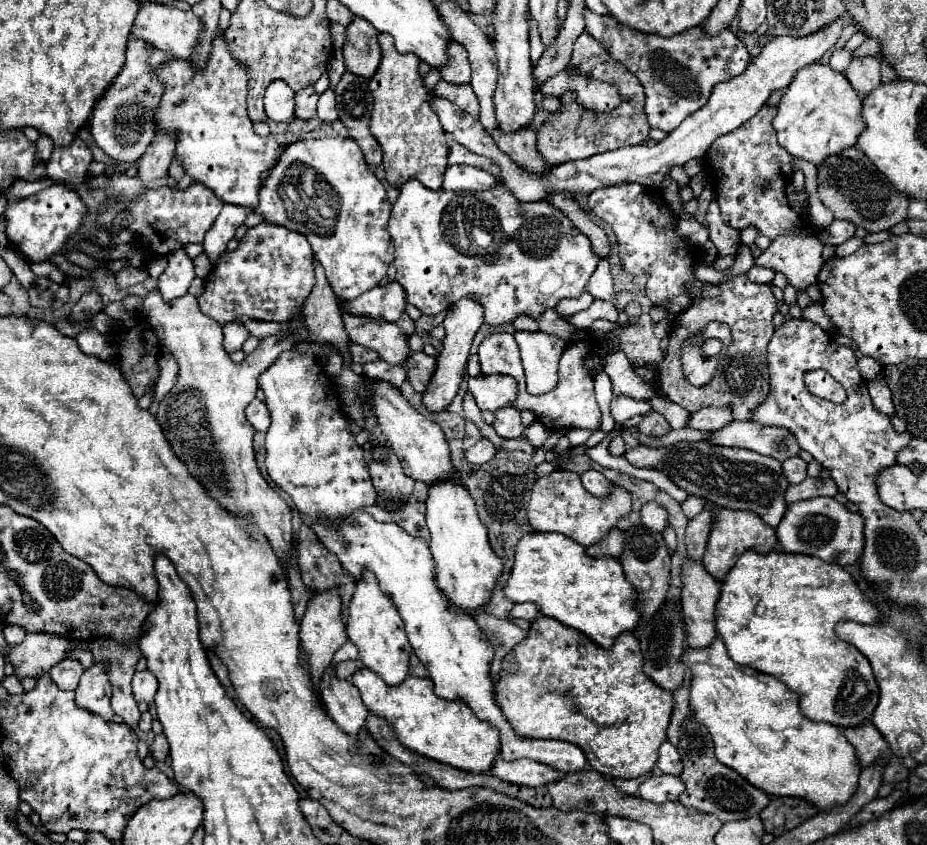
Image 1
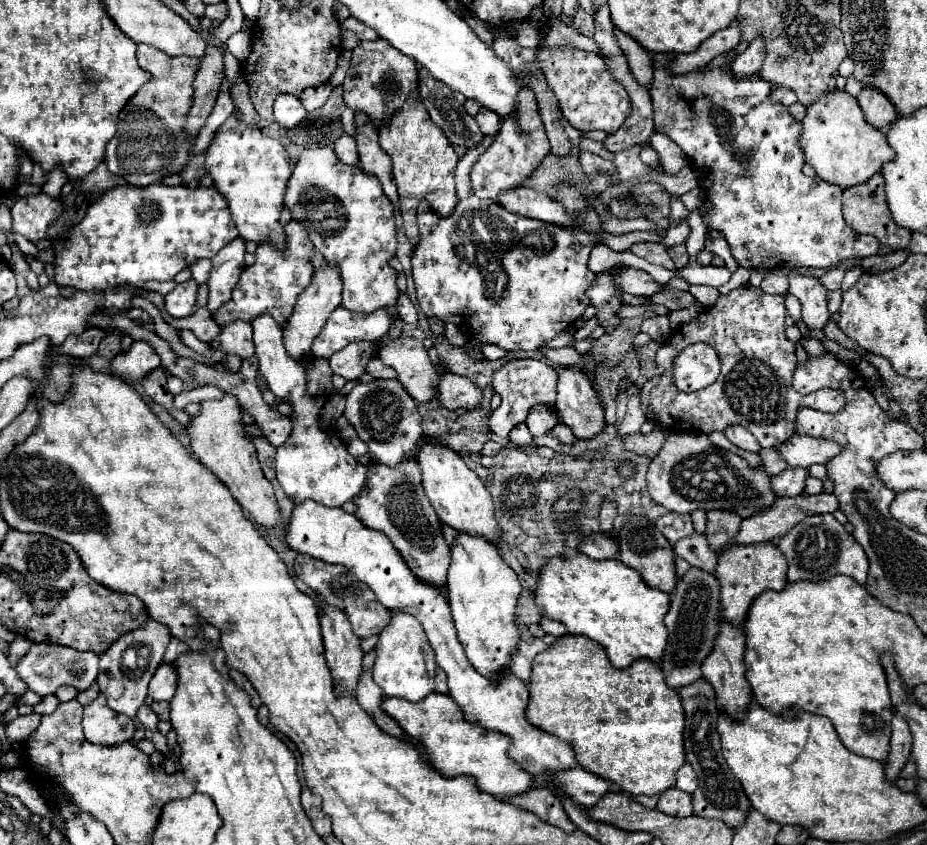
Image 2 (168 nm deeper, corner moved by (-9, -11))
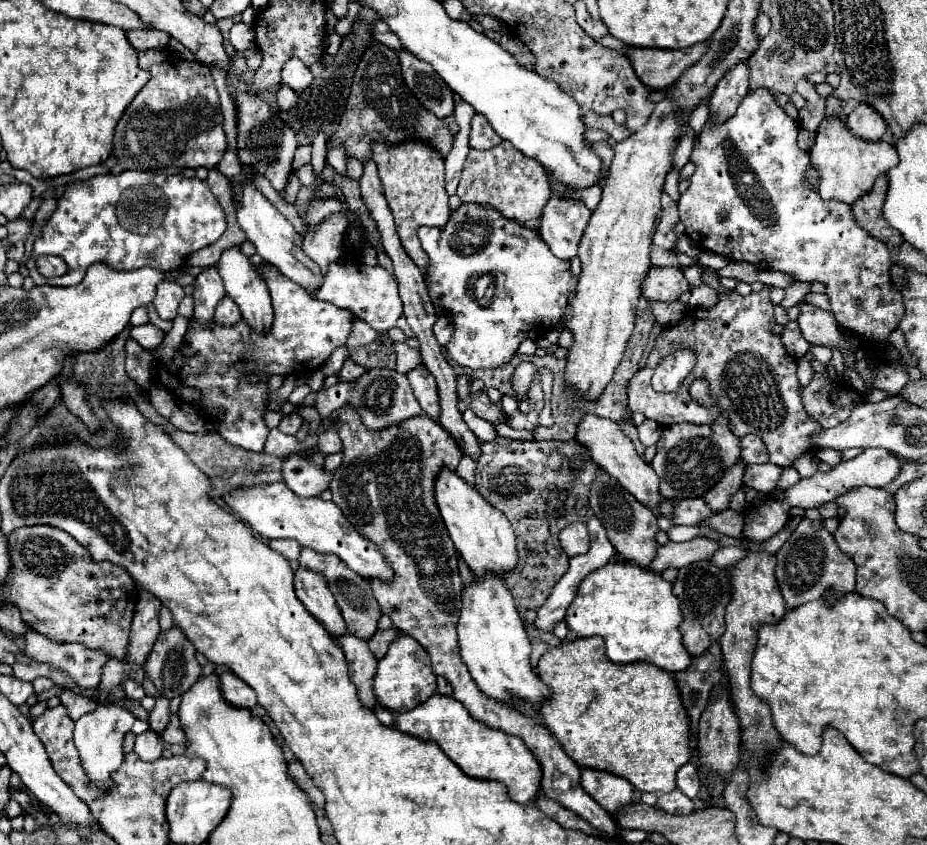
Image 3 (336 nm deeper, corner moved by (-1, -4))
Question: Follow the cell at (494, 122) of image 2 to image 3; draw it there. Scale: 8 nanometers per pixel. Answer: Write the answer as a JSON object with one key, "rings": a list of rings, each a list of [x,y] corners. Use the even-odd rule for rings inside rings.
{"rings":[[[475,115],[471,121],[471,137],[469,137],[469,145],[473,149],[493,149],[501,143],[501,137],[495,135],[495,131],[491,129],[489,121],[485,121],[483,115]]]}

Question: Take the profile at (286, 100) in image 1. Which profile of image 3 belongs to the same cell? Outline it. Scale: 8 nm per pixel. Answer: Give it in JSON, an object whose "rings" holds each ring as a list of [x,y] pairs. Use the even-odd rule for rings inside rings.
{"rings":[[[283,85],[277,91],[277,105],[279,105],[279,109],[281,111],[289,111],[295,103],[297,103],[297,93],[293,89],[289,89],[287,85]]]}

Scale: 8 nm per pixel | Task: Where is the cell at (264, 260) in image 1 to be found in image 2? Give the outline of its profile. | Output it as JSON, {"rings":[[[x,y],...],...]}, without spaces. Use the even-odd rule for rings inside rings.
{"rings":[[[291,220],[285,226],[285,246],[275,248],[275,244],[271,244],[269,240],[265,240],[263,244],[257,246],[255,264],[247,266],[241,272],[241,278],[239,278],[237,286],[233,288],[231,300],[227,304],[221,304],[219,310],[215,310],[213,320],[219,326],[225,326],[225,324],[235,322],[235,320],[253,322],[255,318],[269,314],[269,316],[273,316],[273,320],[277,324],[285,326],[293,308],[295,308],[299,294],[313,280],[313,264],[311,264],[313,252],[315,252],[315,248],[313,248],[311,240],[307,238],[307,232],[301,228],[301,224]]]}

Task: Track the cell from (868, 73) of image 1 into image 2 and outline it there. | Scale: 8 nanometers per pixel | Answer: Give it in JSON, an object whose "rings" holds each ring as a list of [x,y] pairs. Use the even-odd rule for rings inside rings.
{"rings":[[[863,88],[857,96],[859,106],[865,112],[865,120],[877,130],[887,130],[887,126],[899,116],[893,104],[877,88]]]}

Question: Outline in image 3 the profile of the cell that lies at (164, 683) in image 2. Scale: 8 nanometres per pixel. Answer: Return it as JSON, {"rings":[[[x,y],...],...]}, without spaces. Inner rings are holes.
{"rings":[[[175,625],[169,631],[159,633],[159,637],[153,645],[151,657],[147,659],[143,669],[151,677],[151,681],[159,689],[159,693],[167,699],[173,699],[175,695],[183,695],[185,689],[191,689],[195,685],[195,681],[201,677],[201,665],[195,659],[195,645]]]}

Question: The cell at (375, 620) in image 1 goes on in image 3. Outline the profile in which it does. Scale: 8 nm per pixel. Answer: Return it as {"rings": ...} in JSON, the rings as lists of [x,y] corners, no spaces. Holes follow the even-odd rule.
{"rings":[[[401,633],[391,643],[387,655],[379,661],[375,675],[377,701],[393,713],[403,713],[421,705],[421,701],[427,701],[435,693],[435,689],[437,689],[437,675],[433,675],[427,651],[411,635]]]}

